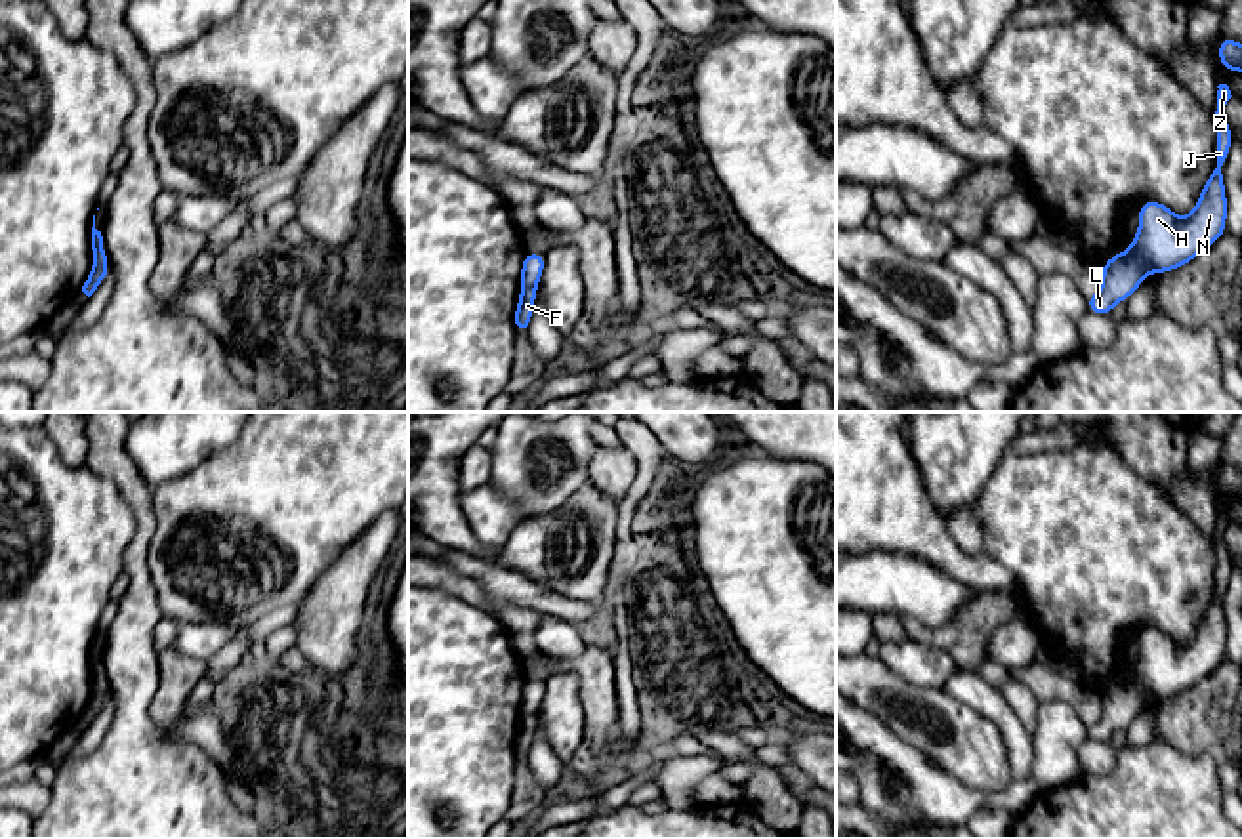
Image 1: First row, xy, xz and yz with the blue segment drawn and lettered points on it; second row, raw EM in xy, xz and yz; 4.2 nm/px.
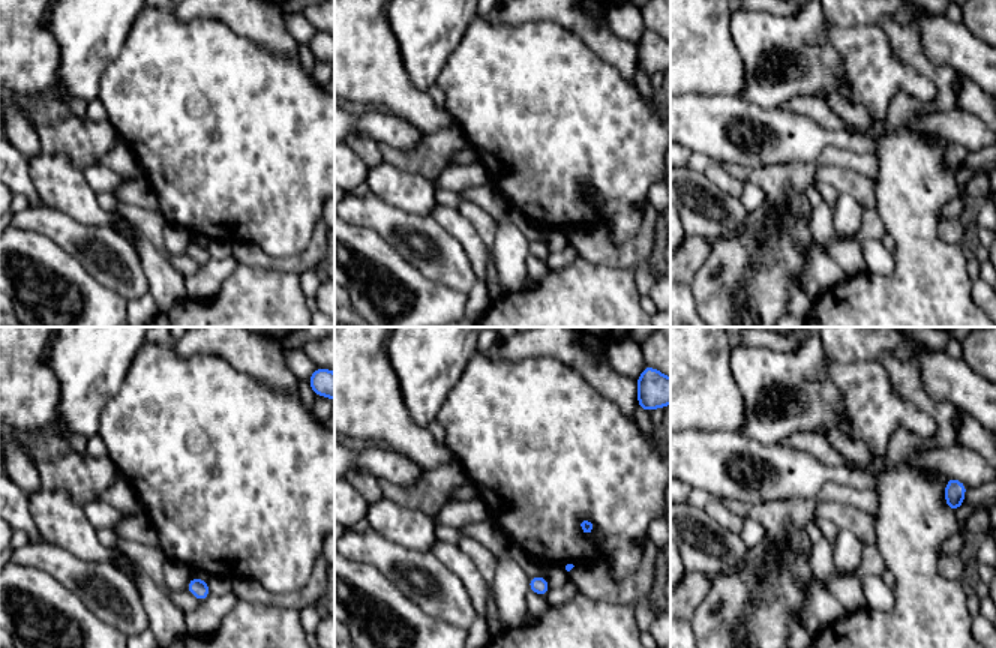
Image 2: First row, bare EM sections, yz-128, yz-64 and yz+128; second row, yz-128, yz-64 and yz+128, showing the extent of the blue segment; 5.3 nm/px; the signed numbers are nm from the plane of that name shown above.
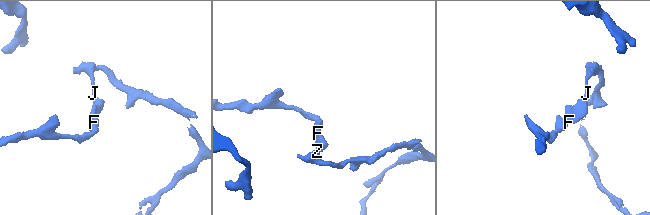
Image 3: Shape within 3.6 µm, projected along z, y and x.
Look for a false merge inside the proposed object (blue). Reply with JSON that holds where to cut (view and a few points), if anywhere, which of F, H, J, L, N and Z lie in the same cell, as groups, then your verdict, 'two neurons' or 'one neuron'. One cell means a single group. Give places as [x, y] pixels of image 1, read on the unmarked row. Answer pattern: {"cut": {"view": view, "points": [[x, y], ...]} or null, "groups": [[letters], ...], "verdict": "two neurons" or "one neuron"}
{"cut": {"view": "yz", "points": [[1130, 677], [1145, 700]]}, "groups": [["F", "H", "J", "N", "Z"], ["L"]], "verdict": "two neurons"}

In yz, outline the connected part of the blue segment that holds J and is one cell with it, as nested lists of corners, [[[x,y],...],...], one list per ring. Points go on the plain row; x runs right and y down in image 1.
[[[1227,511],[1217,513],[1215,538],[1215,597],[1210,601],[1200,625],[1189,645],[1177,645],[1158,627],[1143,629],[1139,637],[1139,658],[1131,667],[1131,679],[1145,700],[1166,700],[1179,696],[1225,660],[1227,625],[1223,595],[1231,578],[1232,561],[1225,543],[1225,532],[1232,524]]]

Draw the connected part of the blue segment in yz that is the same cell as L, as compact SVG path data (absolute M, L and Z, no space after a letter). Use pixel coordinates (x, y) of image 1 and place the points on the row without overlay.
M1122 677L1101 692L1103 715L1089 723L1087 738L1110 742L1118 728L1126 728L1143 709L1145 696L1131 677Z

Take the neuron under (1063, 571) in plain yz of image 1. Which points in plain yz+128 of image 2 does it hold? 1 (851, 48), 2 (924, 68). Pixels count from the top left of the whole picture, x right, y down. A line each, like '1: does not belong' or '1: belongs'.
1: belongs
2: does not belong

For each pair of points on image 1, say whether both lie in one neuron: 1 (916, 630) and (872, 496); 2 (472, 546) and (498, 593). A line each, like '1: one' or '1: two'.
1: two
2: two

